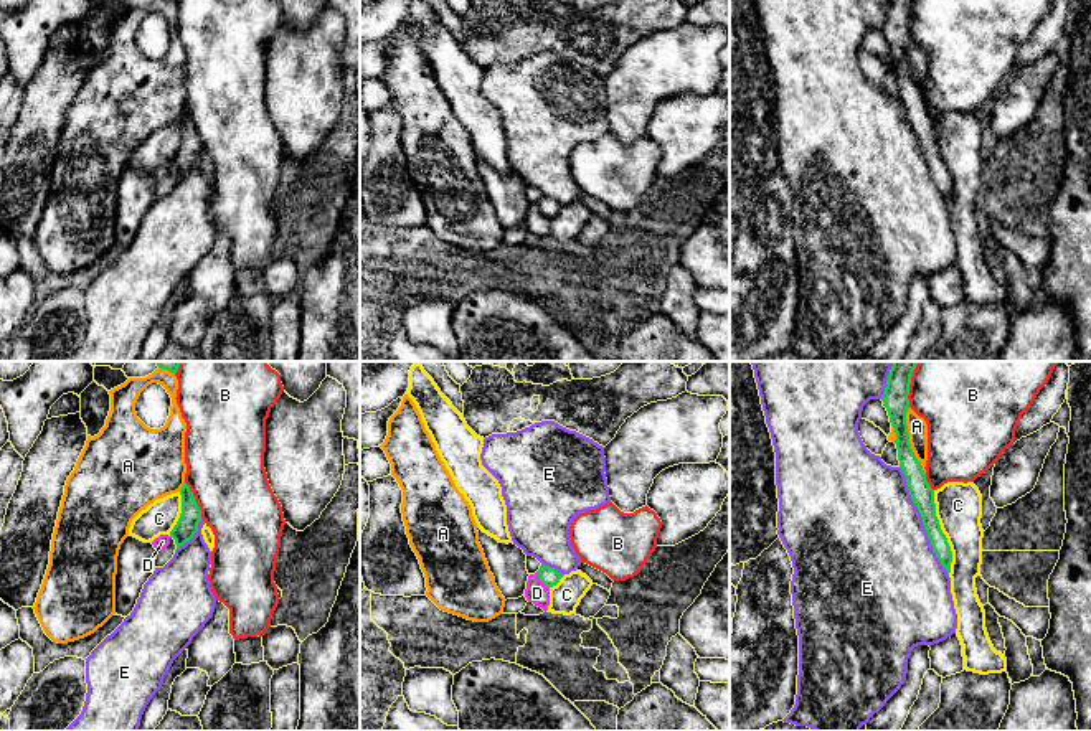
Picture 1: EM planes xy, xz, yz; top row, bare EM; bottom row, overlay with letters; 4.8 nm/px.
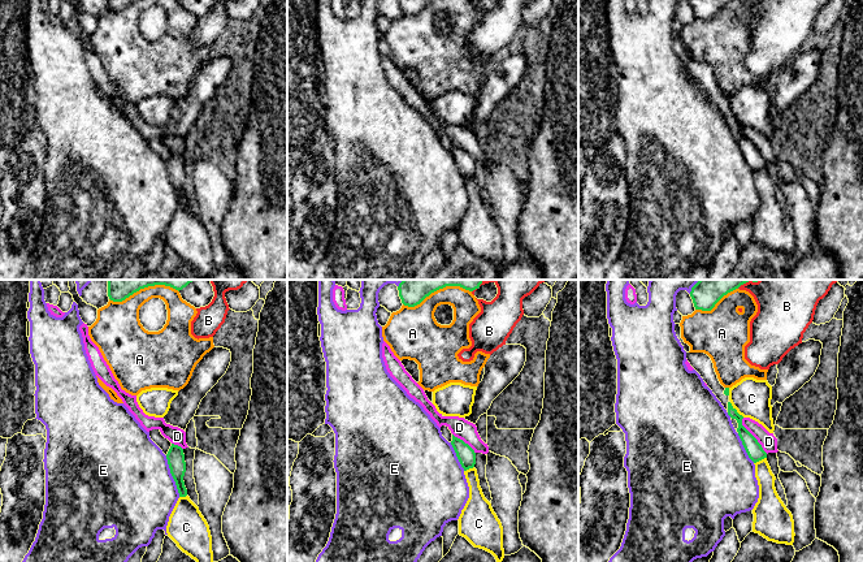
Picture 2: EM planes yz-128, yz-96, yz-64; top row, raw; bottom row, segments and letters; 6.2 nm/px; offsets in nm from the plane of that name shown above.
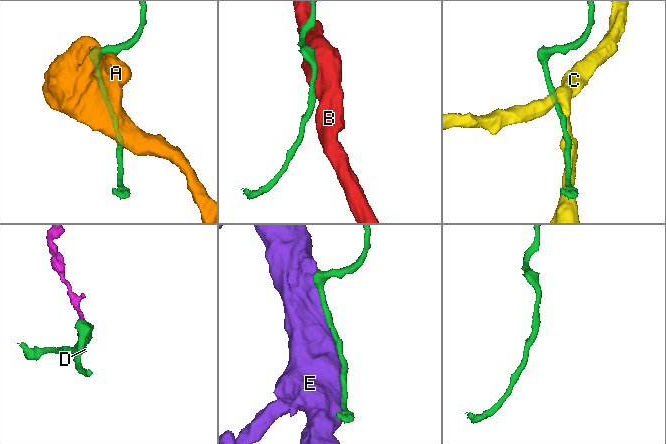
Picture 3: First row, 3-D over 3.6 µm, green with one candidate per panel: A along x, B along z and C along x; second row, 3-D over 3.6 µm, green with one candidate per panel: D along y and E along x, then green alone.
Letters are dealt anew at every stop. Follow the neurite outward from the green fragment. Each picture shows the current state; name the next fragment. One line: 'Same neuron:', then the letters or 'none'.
Same neuron: none

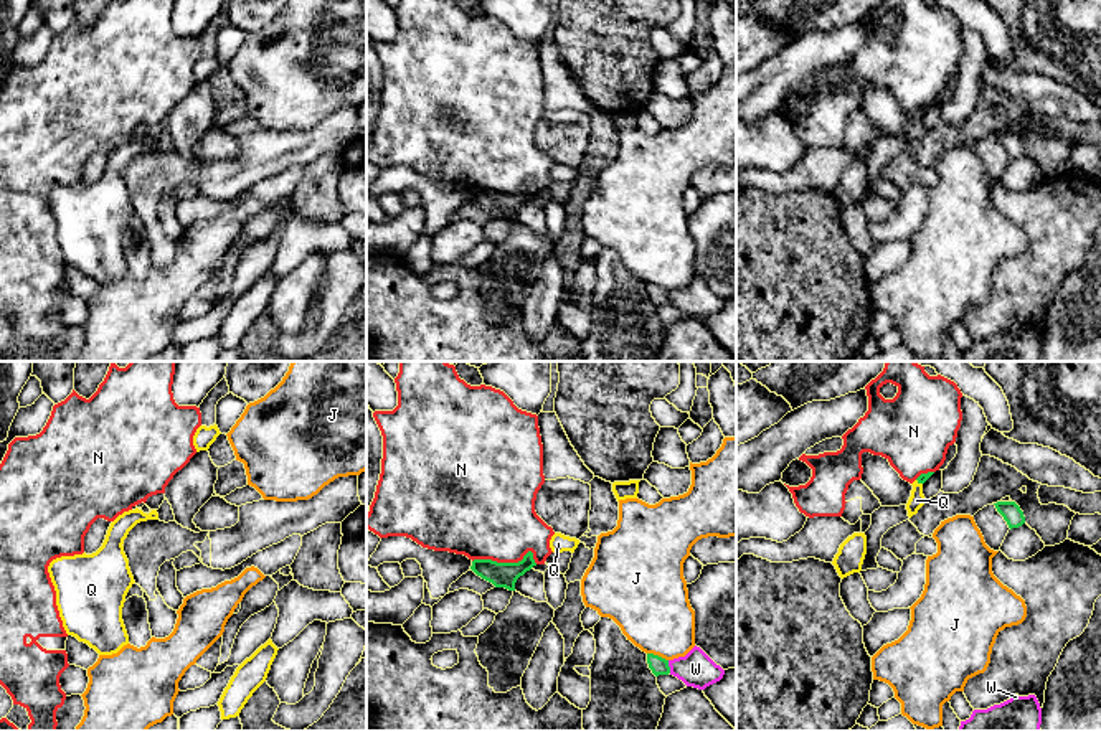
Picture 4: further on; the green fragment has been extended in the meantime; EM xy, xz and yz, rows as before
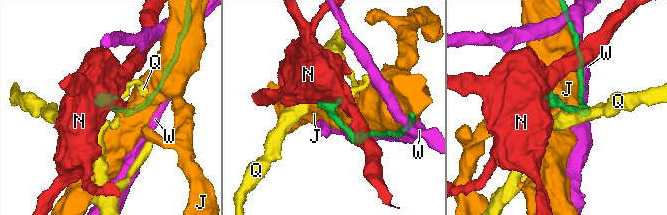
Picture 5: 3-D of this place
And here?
Same neuron: none

